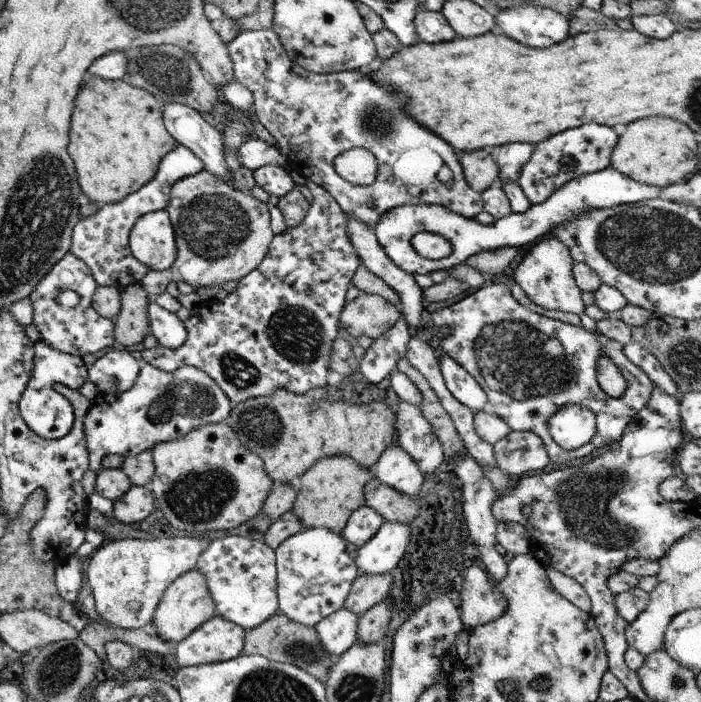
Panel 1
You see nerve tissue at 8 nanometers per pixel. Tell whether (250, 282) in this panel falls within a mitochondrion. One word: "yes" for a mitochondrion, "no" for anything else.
no

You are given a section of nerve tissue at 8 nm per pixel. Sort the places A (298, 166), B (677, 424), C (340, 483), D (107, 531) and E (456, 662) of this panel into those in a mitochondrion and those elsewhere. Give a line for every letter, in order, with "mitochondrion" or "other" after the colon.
A: other
B: other
C: other
D: other
E: other

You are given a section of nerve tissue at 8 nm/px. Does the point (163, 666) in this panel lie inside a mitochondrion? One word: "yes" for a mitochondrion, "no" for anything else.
no

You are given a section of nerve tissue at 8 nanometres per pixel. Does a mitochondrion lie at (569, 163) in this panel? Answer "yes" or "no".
no

